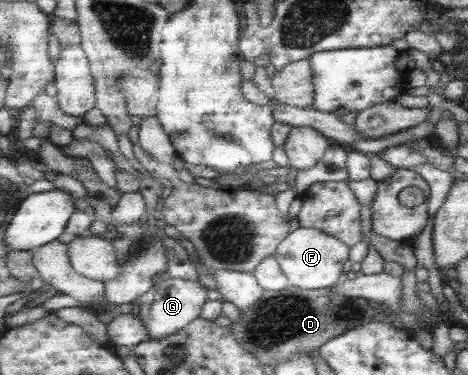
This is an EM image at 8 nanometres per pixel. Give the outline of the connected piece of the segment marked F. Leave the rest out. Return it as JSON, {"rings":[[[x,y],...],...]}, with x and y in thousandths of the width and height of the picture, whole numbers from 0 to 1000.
{"rings":[[[639,605],[613,624],[588,667],[598,723],[622,763],[643,771],[690,771],[722,760],[733,704],[744,693],[748,659],[726,637],[667,605]]]}

